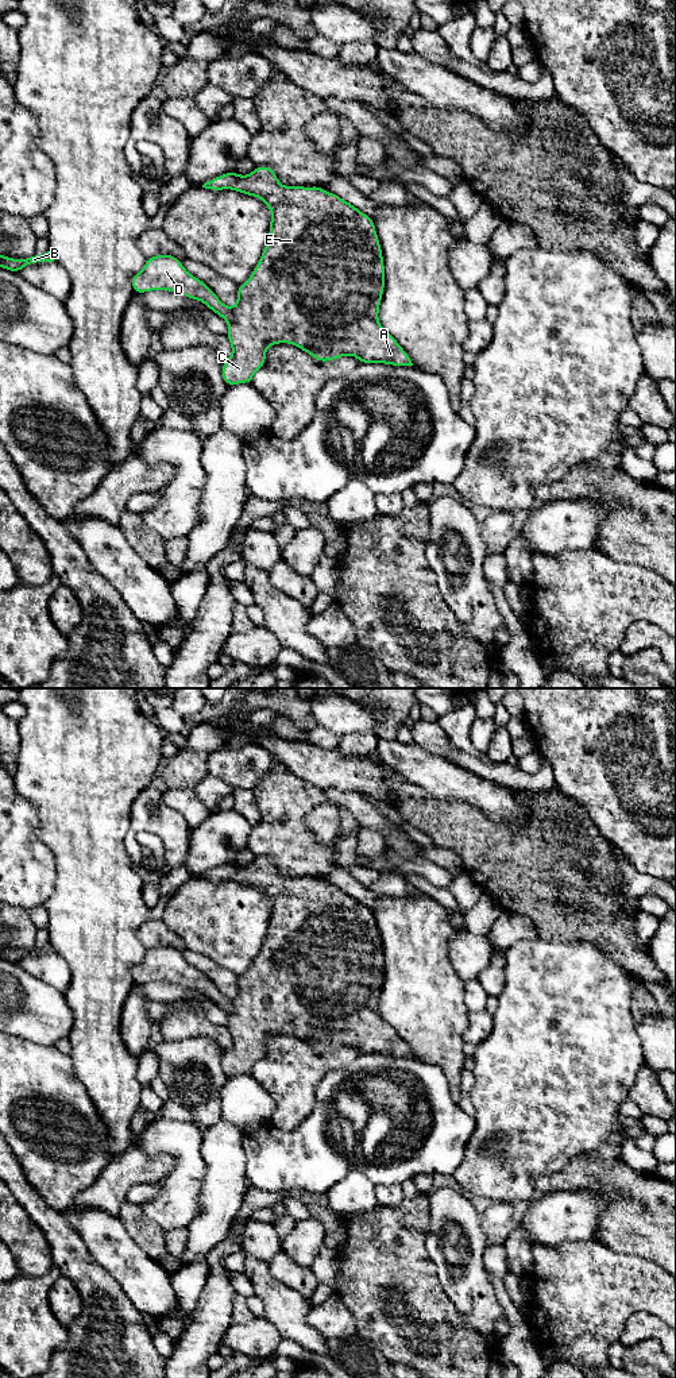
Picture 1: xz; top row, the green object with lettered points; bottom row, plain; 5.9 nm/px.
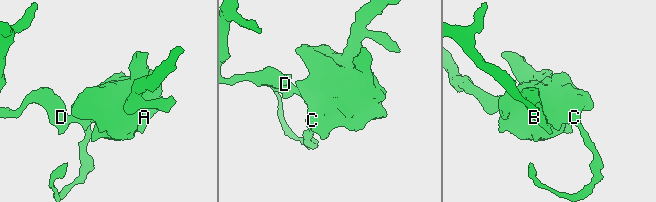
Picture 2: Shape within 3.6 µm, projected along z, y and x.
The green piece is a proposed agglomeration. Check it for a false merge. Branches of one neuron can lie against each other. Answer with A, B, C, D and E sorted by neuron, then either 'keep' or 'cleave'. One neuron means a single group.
groups A C E / B D; cleave

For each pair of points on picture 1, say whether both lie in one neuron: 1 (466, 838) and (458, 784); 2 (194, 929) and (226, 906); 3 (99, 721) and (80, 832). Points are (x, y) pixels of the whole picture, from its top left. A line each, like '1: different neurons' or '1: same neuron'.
1: different neurons
2: same neuron
3: same neuron

